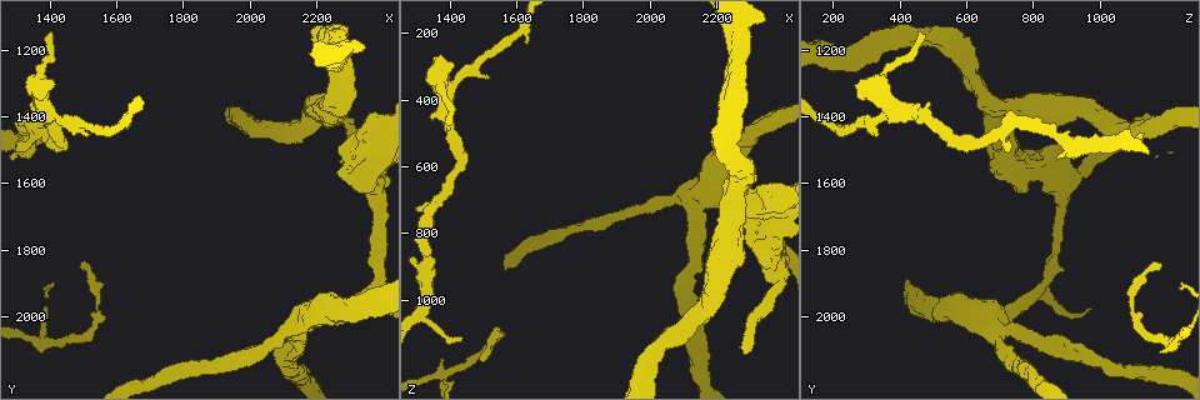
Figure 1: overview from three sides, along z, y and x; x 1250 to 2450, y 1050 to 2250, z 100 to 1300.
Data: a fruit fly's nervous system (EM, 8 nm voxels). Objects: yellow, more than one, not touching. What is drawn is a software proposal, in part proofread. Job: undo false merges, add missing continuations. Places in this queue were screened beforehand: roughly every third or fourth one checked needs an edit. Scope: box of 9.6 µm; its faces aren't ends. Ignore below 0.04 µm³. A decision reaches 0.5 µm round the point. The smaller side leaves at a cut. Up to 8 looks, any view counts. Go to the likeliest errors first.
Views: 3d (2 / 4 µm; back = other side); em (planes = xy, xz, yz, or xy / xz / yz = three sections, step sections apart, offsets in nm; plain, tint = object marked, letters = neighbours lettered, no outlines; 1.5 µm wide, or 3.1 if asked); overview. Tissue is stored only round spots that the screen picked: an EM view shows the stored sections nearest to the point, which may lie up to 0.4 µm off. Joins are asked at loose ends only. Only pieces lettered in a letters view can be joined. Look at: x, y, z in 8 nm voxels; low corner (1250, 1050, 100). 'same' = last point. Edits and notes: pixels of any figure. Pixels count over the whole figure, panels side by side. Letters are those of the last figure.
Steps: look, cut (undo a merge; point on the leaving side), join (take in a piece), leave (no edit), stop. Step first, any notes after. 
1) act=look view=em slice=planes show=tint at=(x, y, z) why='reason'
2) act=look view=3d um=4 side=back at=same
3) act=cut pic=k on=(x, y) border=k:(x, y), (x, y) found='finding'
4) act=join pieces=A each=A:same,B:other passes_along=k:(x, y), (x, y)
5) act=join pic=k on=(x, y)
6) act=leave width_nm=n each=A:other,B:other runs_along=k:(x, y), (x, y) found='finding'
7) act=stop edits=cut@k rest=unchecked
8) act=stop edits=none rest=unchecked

act=look view=3d um=4 at=(2270, 1390, 1150) why='end of a long branch'

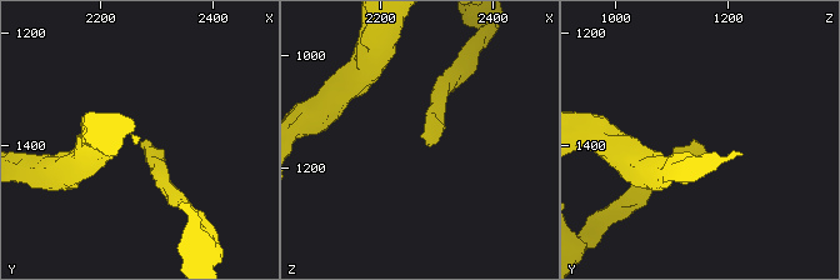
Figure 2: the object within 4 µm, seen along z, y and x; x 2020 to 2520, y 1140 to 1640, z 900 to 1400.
act=look view=em slice=planes show=tint at=(2270, 1390, 1145)

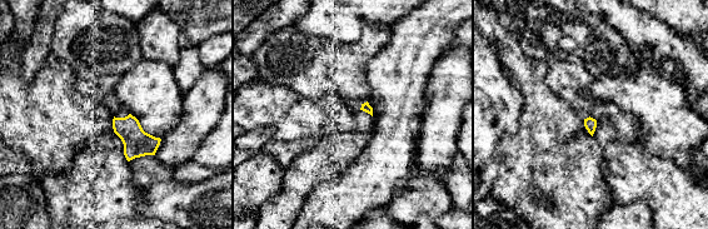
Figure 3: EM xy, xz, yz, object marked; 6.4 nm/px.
act=look view=em slice=planes show=letters at=same why='what lies round it'

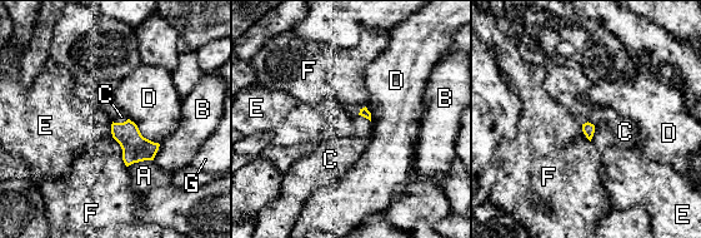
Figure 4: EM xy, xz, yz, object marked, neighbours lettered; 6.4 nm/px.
act=join pieces=C each=A:other,B:other,C:same,D:other,E:other,F:other,G:other passes_along=4:(135, 148), (120, 123), (121, 117) found='it goes on there'

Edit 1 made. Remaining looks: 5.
act=look view=overview why='redraw'

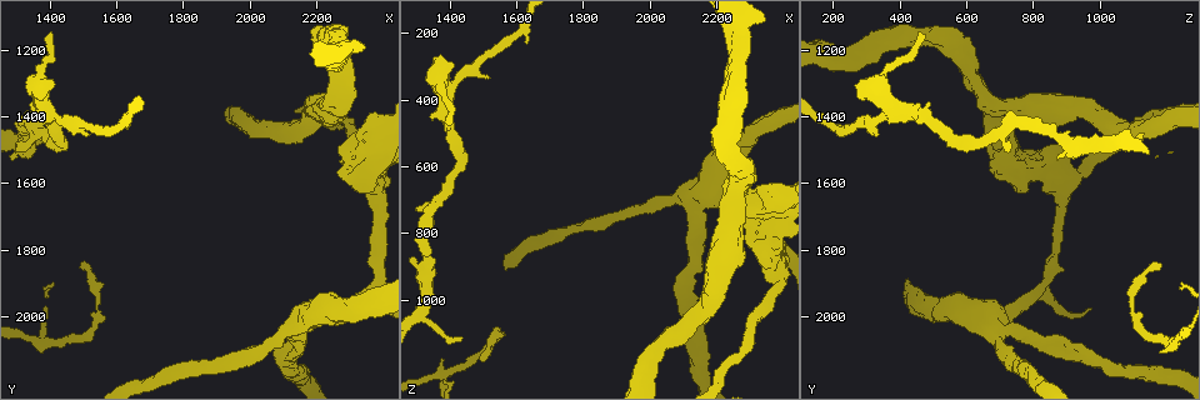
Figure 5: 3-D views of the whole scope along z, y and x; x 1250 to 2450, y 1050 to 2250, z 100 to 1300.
act=look view=em slice=xy step=4 show=letters at=(2280, 1570, 670) why='branch stops here'

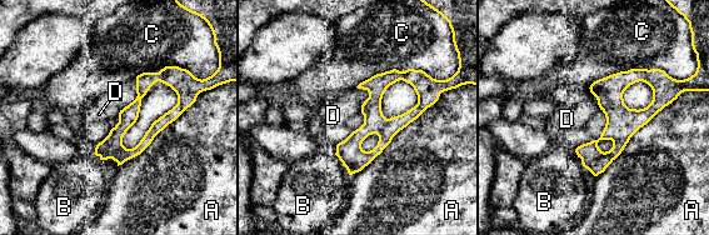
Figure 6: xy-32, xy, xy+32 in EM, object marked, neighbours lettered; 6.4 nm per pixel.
act=leave each=A:other,B:other,C:other,D:other runs_along=6:(368, 83), (373, 121), (351, 145), (351, 170) found='no lettered piece goes on from it'

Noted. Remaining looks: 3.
act=look view=em slice=planes show=tint at=(1390, 1380, 390)

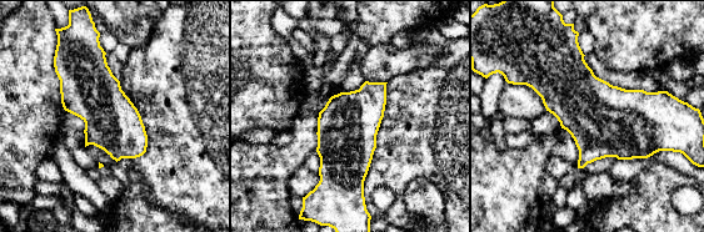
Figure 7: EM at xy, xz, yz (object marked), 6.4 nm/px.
act=look view=em slice=planes show=letters at=same why='what lies round it'

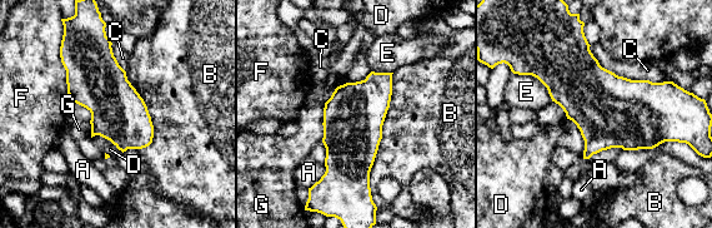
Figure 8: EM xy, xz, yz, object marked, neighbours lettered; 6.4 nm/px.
act=leave each=A:other,B:other,C:other,D:other,E:other,F:other,G:other border=8:(394, 73), (390, 107), (369, 184) found='one neuron here'

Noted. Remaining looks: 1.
act=stop edits=join@4 rest=unchecked

